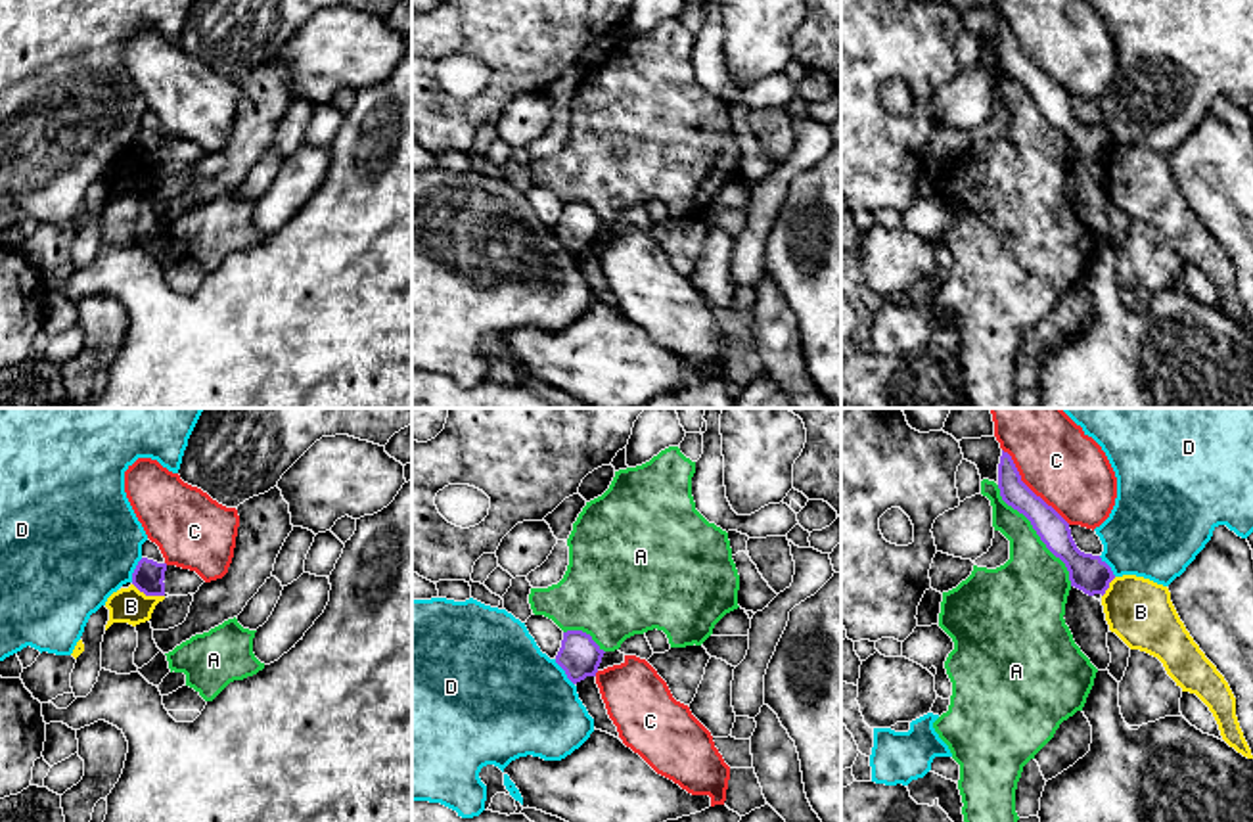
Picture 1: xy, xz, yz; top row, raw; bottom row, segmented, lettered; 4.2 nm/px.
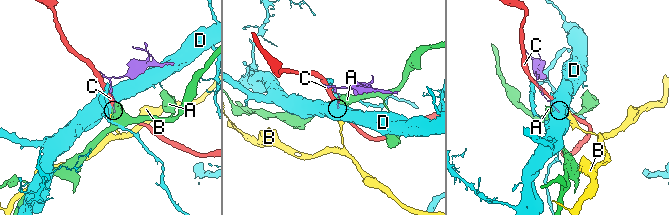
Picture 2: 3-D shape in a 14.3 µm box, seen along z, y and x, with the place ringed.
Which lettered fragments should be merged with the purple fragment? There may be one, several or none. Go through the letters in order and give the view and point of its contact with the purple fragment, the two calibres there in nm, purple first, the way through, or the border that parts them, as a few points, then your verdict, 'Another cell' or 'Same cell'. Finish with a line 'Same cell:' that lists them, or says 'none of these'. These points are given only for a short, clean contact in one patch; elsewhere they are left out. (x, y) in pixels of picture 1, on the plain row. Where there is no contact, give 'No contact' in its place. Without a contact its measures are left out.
A: Touches purple at yz (1037, 104). Thickness 130 nm (purple) against 320 nm. Another cell
B: Touches purple at xy (148, 165). Thickness 130 nm (purple) against 150 nm. Boundary: xy (133, 154), (146, 165), (163, 167). Another cell
C: Touches purple at yz (1029, 60). Thickness 130 nm (purple) against 320 nm. Another cell
D: Touches purple at xz (566, 244). Thickness 180 nm (purple) against 460 nm. Boundary: xz (554, 230), (573, 255). Another cell
Same cell: none of these

